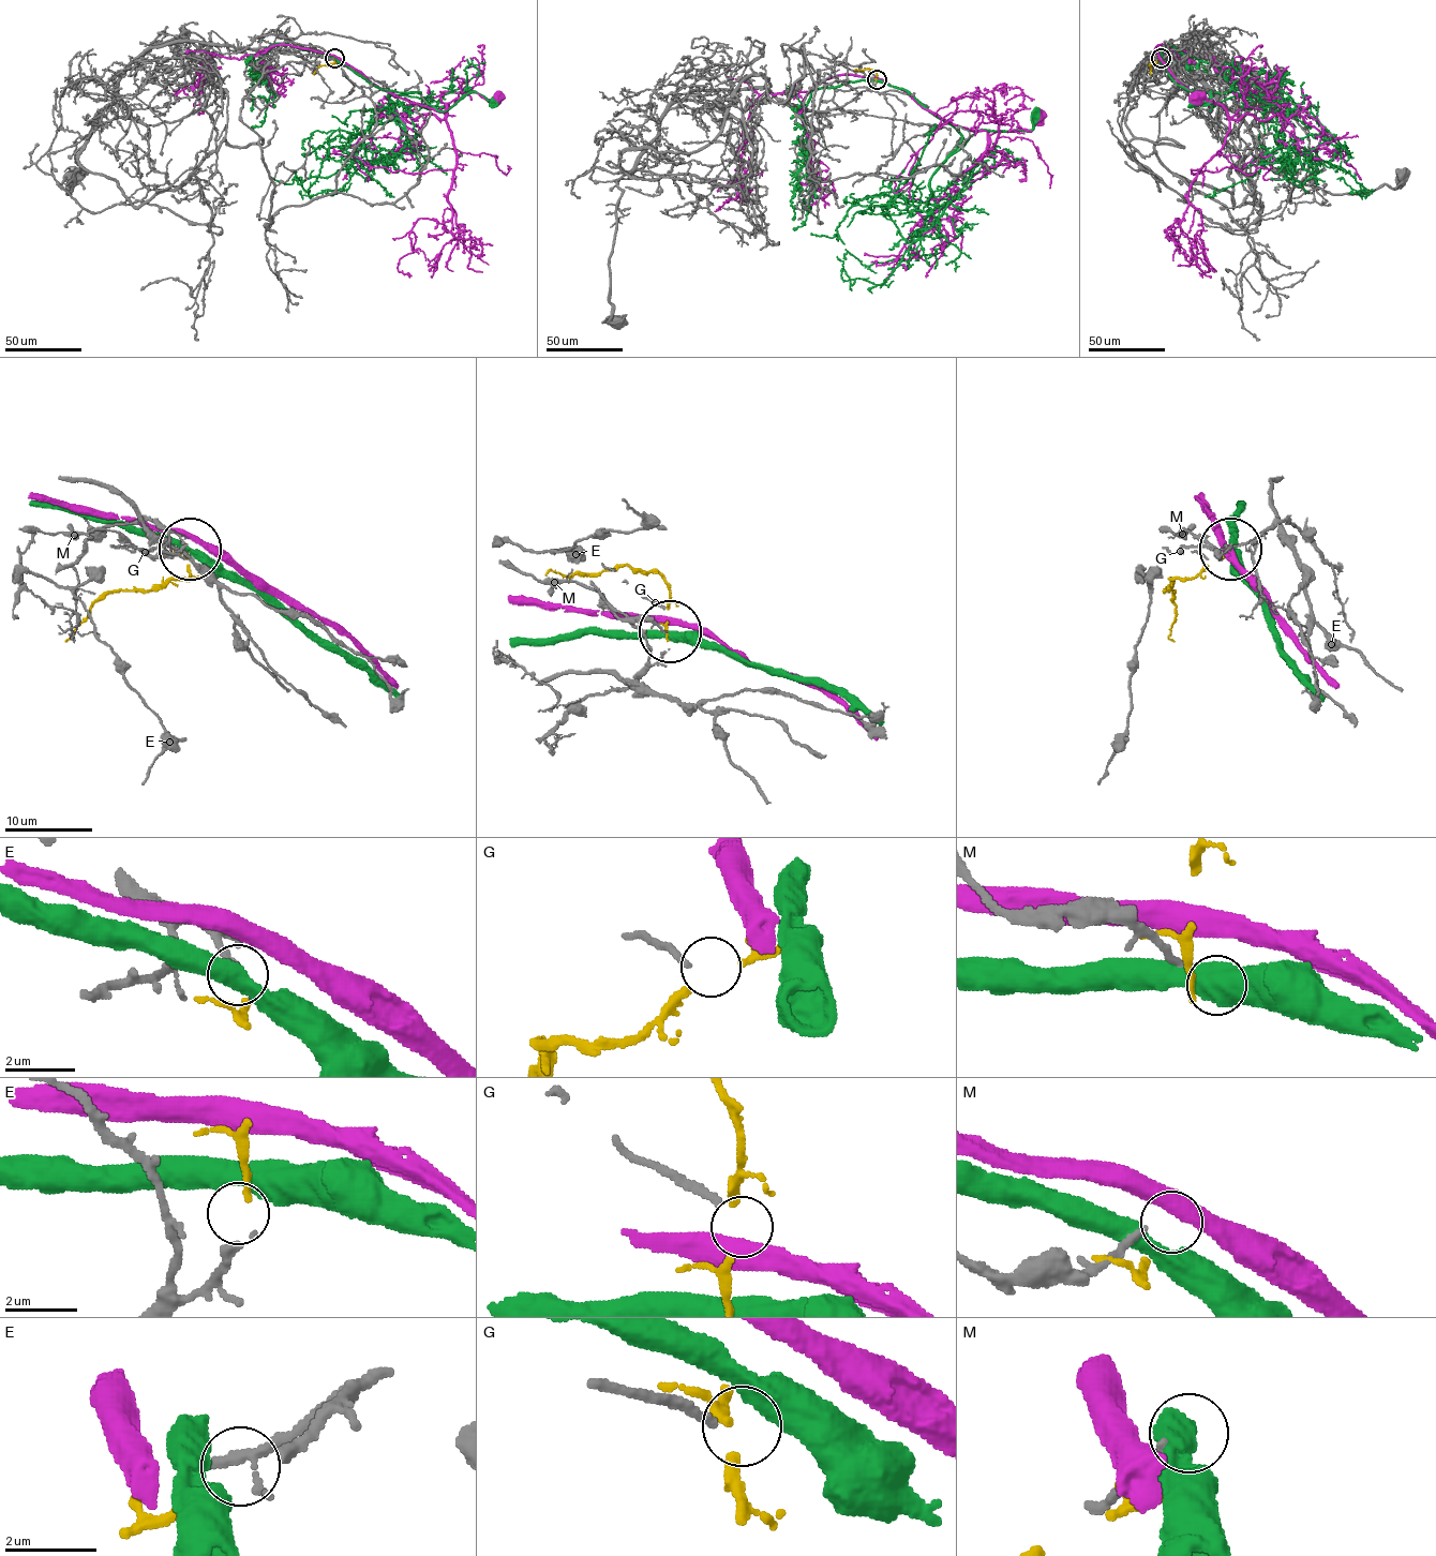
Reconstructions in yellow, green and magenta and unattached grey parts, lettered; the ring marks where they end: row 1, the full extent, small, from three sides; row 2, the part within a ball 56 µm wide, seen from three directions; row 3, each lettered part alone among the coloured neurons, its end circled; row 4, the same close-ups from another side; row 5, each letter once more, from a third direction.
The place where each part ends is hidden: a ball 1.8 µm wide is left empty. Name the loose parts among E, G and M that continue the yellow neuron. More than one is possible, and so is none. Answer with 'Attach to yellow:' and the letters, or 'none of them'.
Attach to yellow: E

